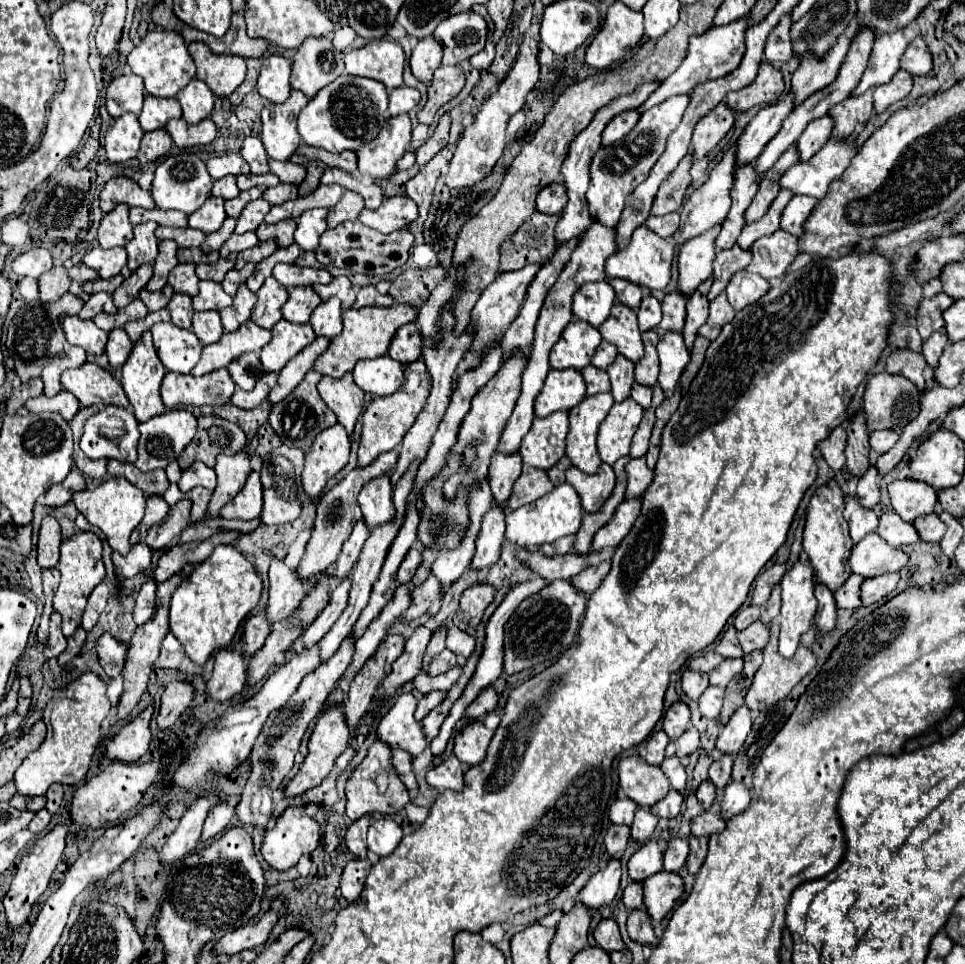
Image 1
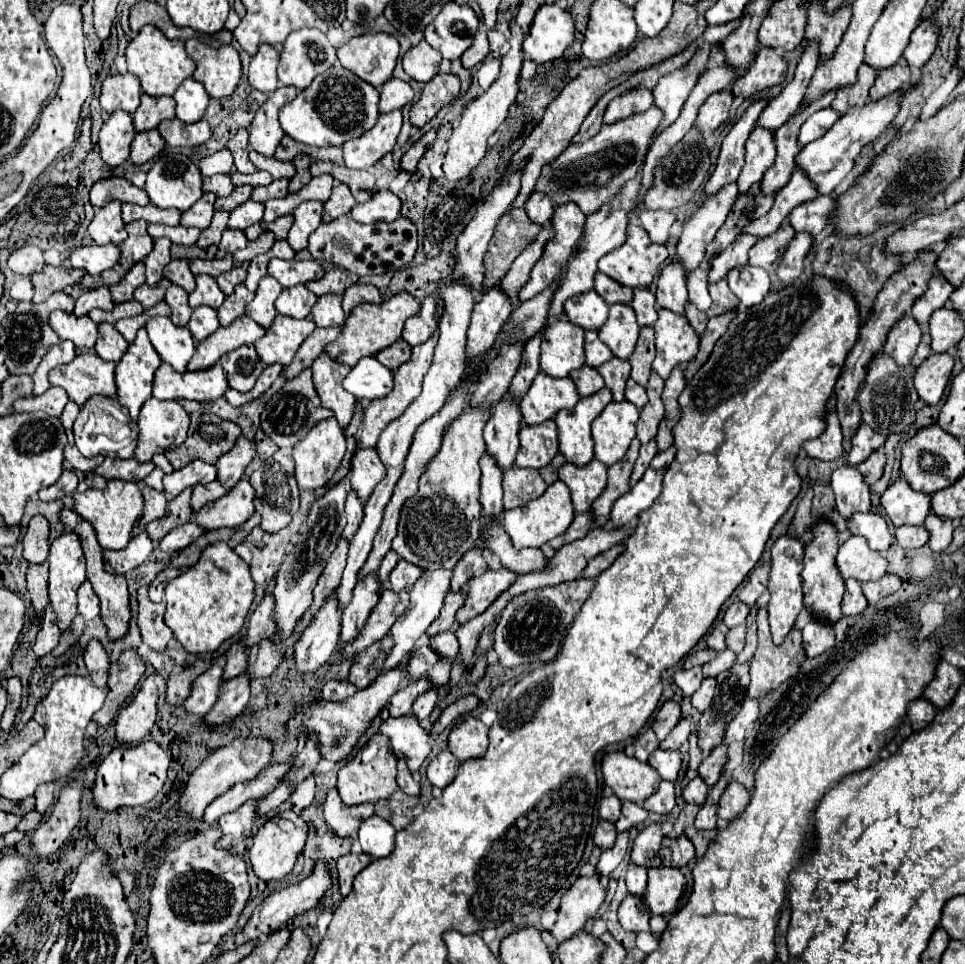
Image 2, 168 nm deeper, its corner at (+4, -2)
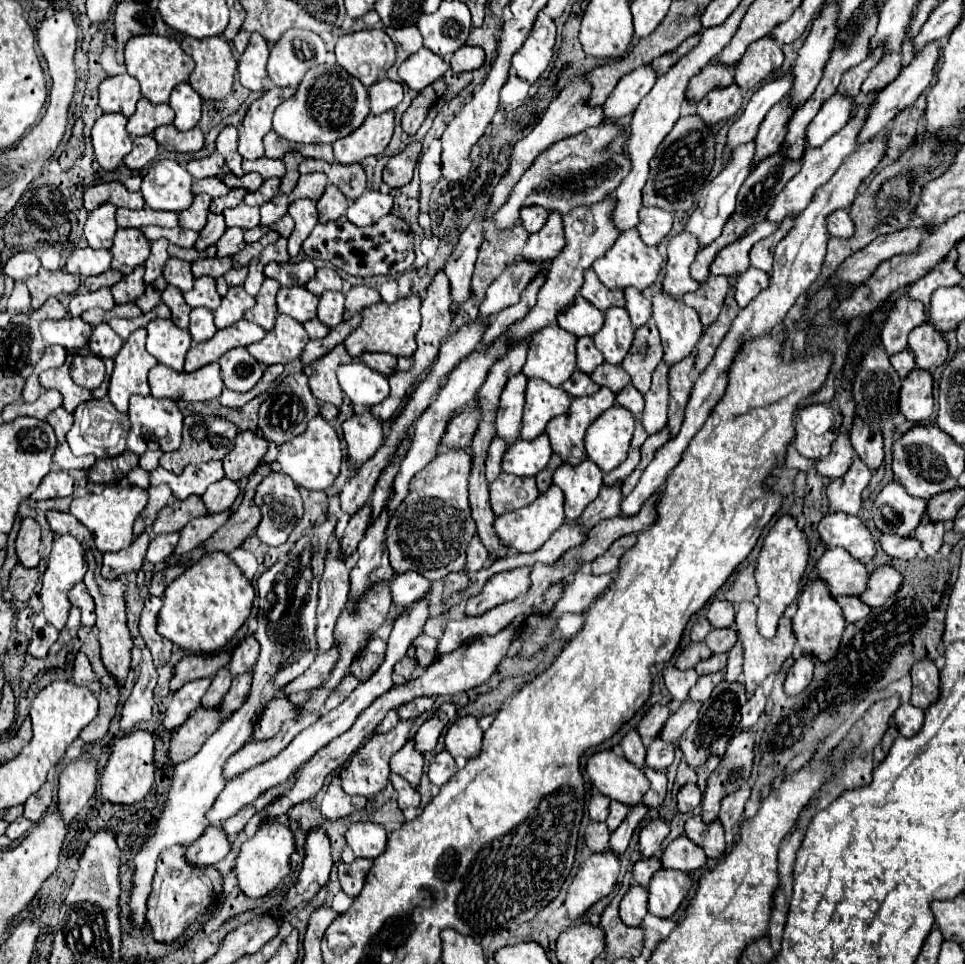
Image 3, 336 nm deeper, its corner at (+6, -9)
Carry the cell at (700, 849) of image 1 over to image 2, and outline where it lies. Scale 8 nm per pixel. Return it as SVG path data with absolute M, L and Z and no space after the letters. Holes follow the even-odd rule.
M691 825L691 827L685 829L685 835L687 835L687 837L691 839L691 843L695 845L695 857L701 859L701 857L705 855L707 847L709 847L709 841L713 841L713 837L715 837L715 831L699 831L699 829L695 829L695 827Z

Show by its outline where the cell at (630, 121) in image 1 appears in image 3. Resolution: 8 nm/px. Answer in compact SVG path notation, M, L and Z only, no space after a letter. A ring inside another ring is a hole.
M651 66L635 68L633 72L625 74L613 92L609 94L607 102L603 104L607 118L621 118L627 114L633 114L637 104L647 96L647 92L653 88L657 80L657 74Z

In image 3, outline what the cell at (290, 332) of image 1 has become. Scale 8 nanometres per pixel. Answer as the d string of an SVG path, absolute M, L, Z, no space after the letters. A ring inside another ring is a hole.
M279 314L275 328L267 332L261 342L249 344L247 350L261 364L267 364L267 366L277 364L277 362L289 364L301 356L307 342L309 342L309 336L303 324L293 320L291 316Z

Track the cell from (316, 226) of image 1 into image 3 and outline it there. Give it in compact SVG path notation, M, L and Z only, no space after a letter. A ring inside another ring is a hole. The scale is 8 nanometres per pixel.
M295 200L289 206L289 216L295 220L295 228L289 236L289 256L295 258L301 252L303 240L311 234L311 230L317 226L317 208L313 200Z

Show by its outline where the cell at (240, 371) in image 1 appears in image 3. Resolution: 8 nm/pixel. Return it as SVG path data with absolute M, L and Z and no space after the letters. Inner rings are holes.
M241 346L225 352L219 364L221 364L225 386L235 392L251 390L263 376L261 364L247 352L247 348L241 348Z

